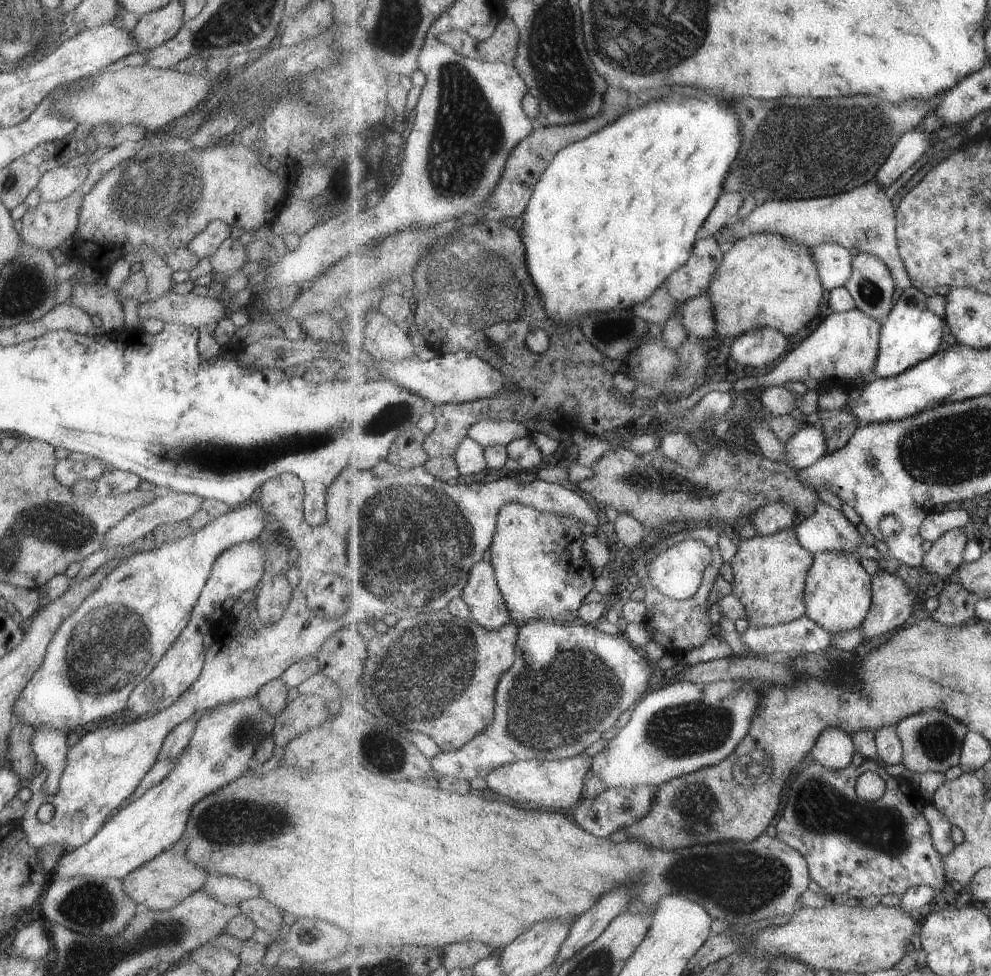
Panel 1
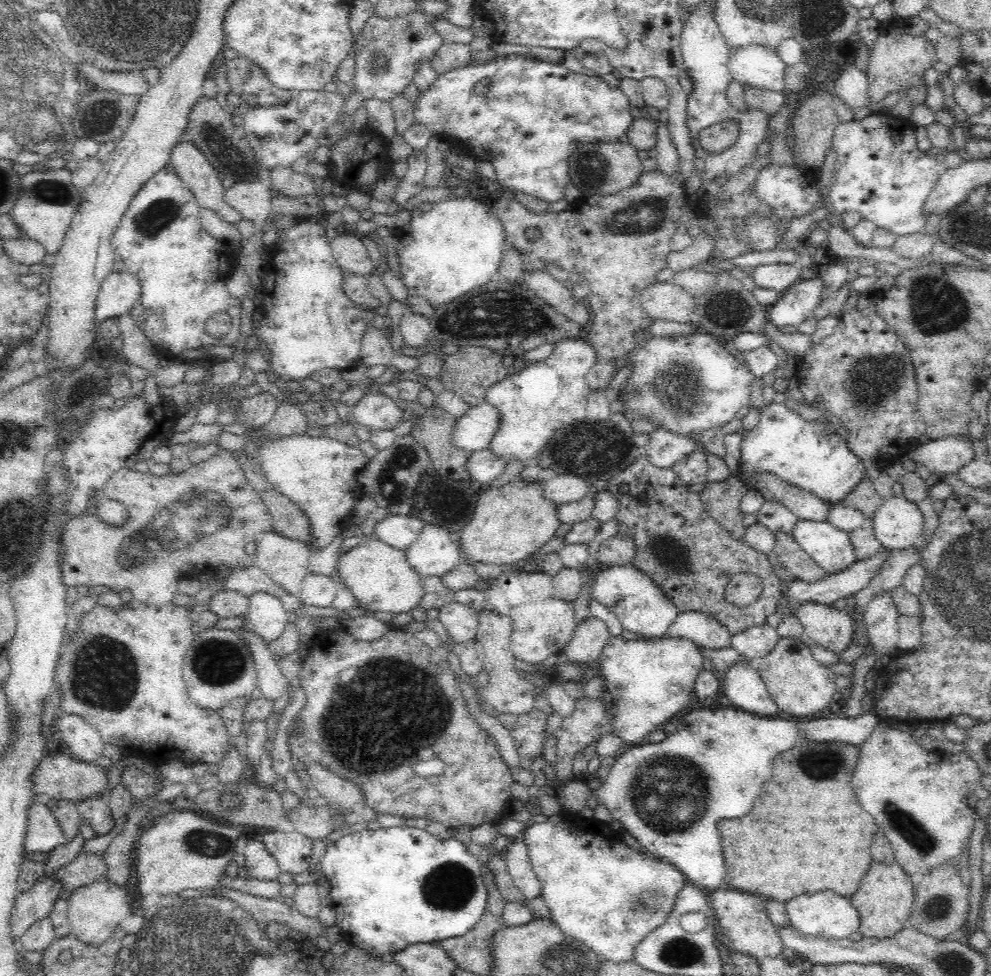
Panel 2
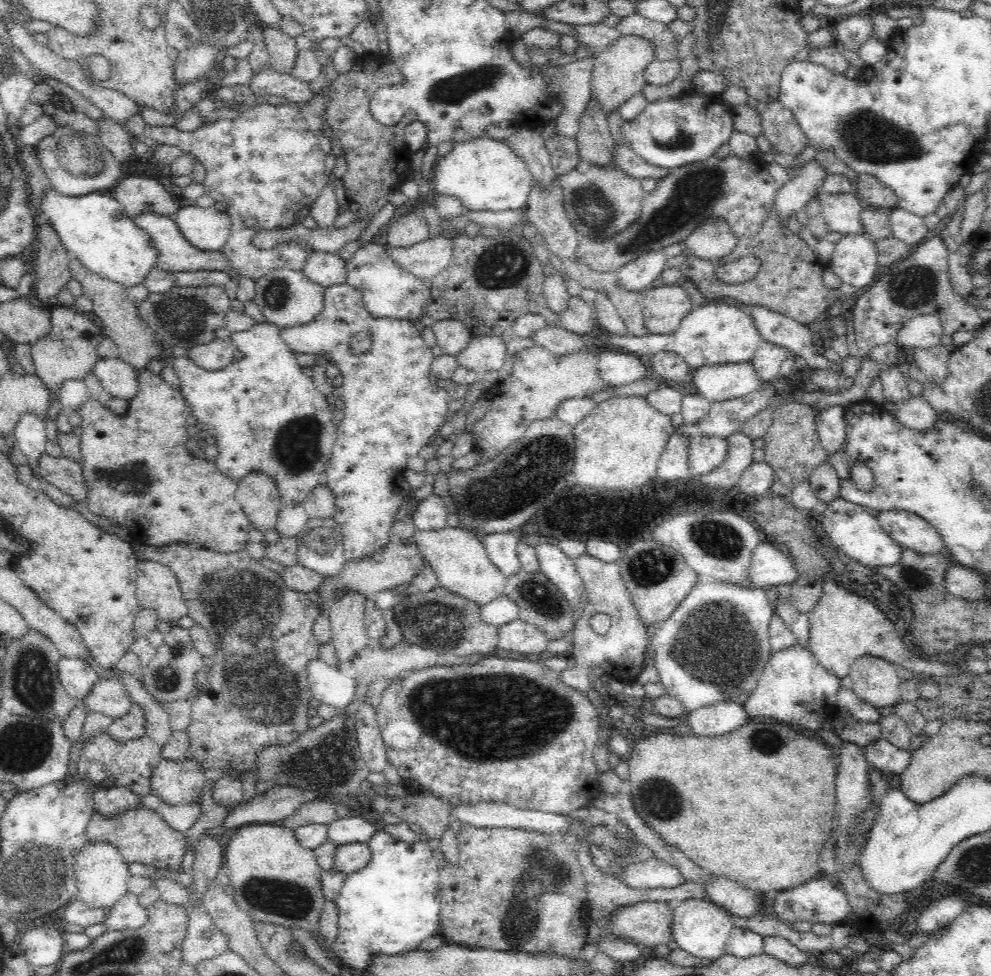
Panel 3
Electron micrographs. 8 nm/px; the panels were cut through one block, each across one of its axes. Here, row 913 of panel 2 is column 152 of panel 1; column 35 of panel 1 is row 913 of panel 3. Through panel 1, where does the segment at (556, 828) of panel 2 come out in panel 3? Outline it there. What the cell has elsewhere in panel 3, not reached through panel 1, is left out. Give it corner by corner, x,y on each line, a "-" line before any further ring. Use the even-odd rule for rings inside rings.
685,898
675,903
669,920
671,940
678,948
699,959
717,959
725,954
725,944
734,928
732,915
715,902
700,898

